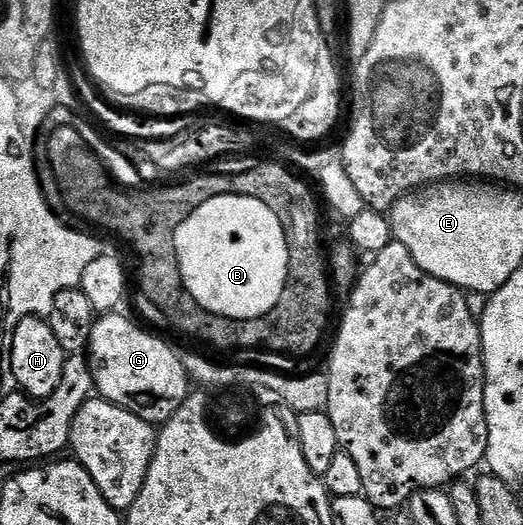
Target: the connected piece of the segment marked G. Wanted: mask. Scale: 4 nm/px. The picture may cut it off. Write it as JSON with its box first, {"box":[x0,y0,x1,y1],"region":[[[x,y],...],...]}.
{"box":[89,315,187,426],"region":[[[100,315],[93,326],[89,356],[93,361],[98,395],[137,414],[137,418],[145,422],[162,426],[187,401],[187,371],[181,366],[176,349],[158,340],[153,333],[138,328],[129,317],[119,315]]]}

